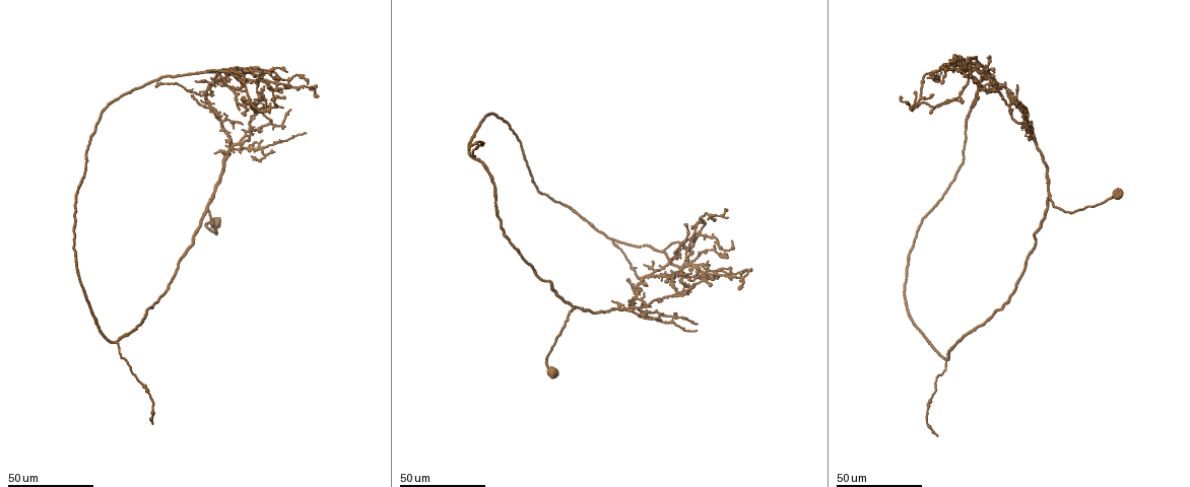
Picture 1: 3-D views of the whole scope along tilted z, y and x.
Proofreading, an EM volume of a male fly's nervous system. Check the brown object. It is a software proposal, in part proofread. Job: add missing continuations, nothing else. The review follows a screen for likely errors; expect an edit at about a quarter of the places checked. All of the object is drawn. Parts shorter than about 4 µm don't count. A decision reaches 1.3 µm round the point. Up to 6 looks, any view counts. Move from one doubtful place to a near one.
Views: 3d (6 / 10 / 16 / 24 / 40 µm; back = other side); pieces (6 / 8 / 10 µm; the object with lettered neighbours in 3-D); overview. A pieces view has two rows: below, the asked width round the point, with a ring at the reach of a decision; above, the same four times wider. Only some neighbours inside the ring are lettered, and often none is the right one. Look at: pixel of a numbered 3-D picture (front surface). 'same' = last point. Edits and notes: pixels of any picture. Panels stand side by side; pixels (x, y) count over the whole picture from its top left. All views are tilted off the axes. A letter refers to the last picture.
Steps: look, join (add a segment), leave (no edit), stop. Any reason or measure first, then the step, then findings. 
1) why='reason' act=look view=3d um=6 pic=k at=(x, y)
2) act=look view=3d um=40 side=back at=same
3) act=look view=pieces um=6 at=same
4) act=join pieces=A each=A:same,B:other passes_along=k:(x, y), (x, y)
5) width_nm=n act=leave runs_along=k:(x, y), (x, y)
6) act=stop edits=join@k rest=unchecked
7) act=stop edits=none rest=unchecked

act=look view=3d um=24 pic=1 at=(643, 244)

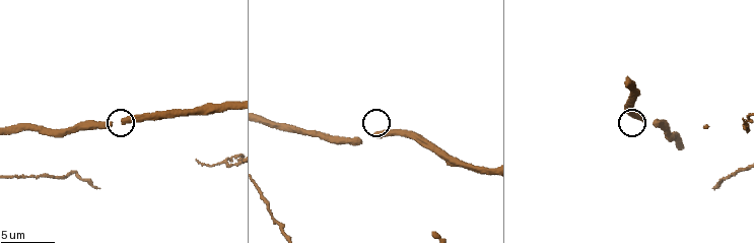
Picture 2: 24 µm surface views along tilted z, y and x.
act=look view=pieces um=10 pic=2 at=(121, 120)

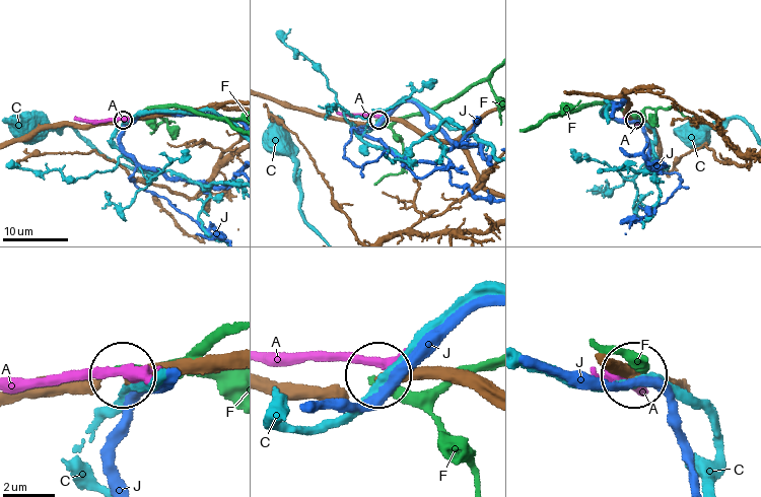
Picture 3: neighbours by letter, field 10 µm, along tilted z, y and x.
width_nm=420 act=leave each=A:other,C:other,F:other,J:other found='none of them fits'

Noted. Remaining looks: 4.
act=look view=3d um=24 pic=1 at=(191, 94)

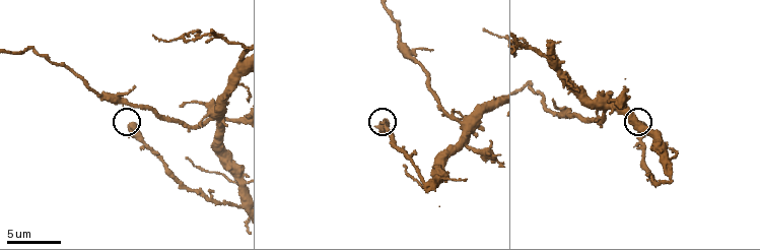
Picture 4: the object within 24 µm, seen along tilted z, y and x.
why='what lies round it' act=look view=pieces um=8 pic=4 at=(131, 127)

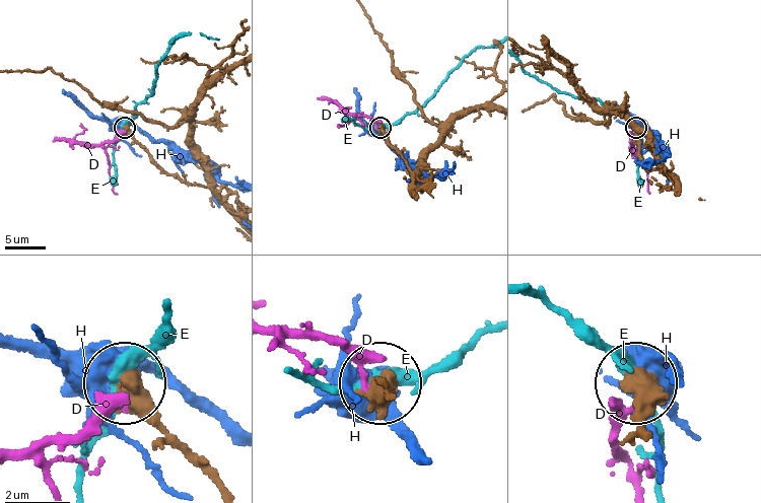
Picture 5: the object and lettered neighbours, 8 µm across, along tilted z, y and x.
act=leave each=D:other,E:other,H:other runs_along=5:(225, 487), (125, 383) found='none of them fits'

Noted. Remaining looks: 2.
why='free end' act=look view=3d um=40 pic=1 at=(672, 254)

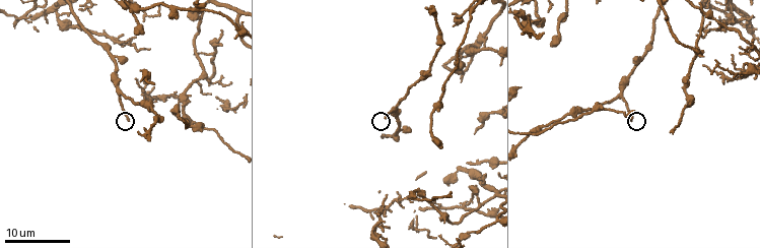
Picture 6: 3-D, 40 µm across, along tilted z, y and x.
act=look view=pieces um=8 pic=6 at=(128, 120)

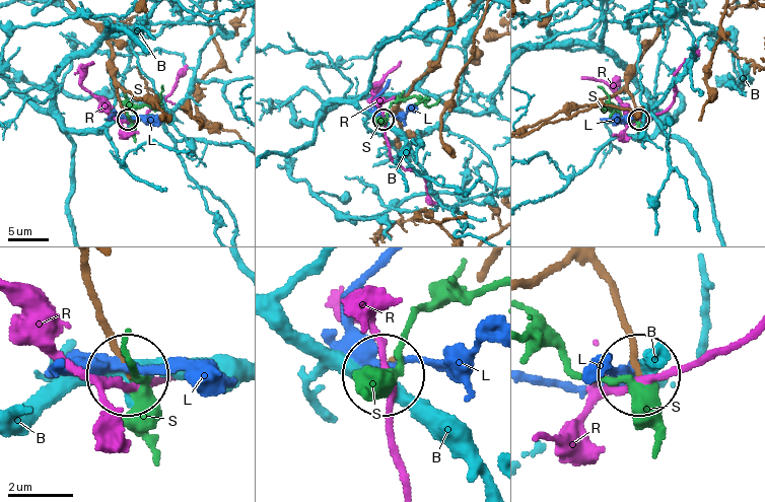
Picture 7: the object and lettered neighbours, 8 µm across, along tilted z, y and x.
width_nm=170 act=leave each=B:other,L:other,R:other,S:other runs_along=7:(81, 267), (124, 373) found='none of them fits'

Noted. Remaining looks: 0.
act=stop edits=none rest=unchecked

